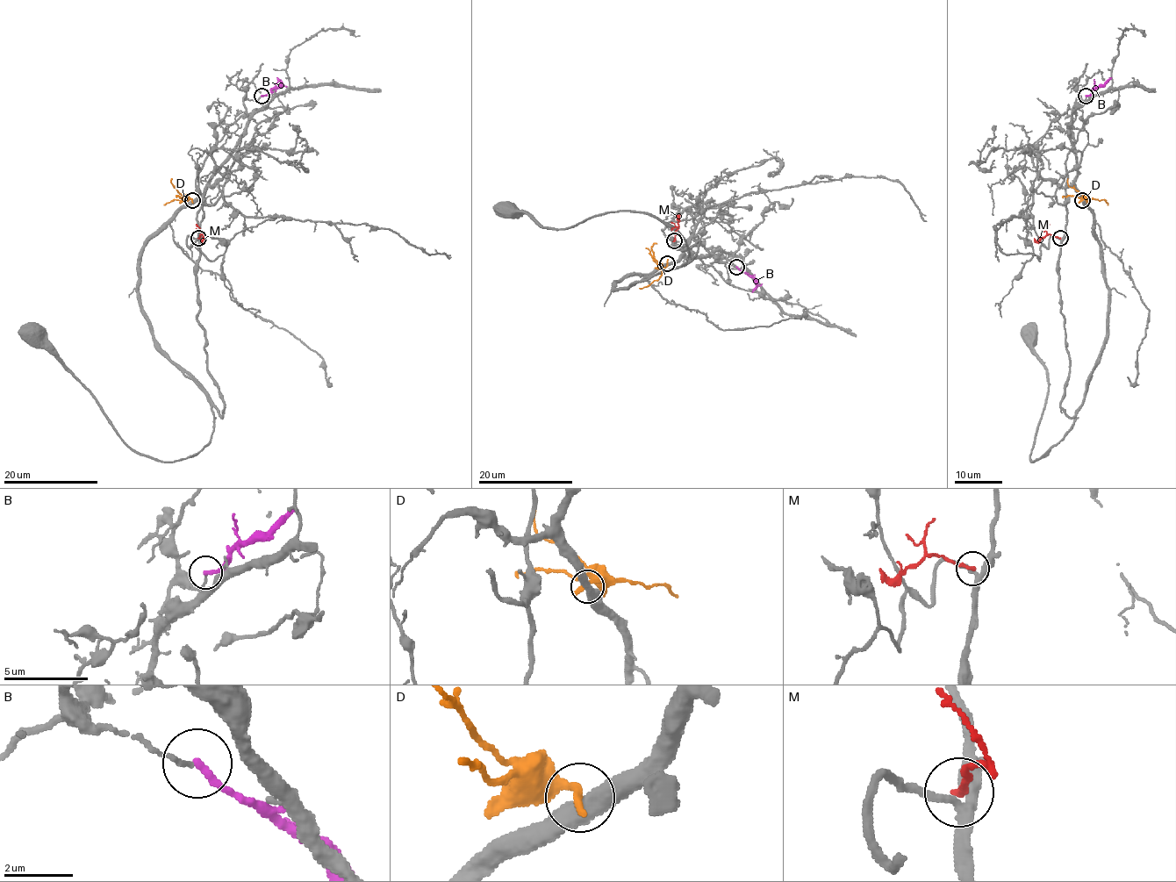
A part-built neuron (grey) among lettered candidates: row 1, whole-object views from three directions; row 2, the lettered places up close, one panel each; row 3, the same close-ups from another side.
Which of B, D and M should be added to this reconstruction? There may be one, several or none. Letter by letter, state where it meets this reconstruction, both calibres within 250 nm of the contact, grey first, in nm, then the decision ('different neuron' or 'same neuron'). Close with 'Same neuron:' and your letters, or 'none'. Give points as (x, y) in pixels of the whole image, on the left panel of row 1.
B: meets grey at (261, 96); 130 nm thick on the grey side, 240 nm on the other; different neuron
D: meets grey at (192, 200); 500 nm thick on the grey side, 300 nm on the other; different neuron
M: meets grey at (198, 238); 240 nm thick on the grey side, 200 nm on the other; different neuron
Same neuron: none

